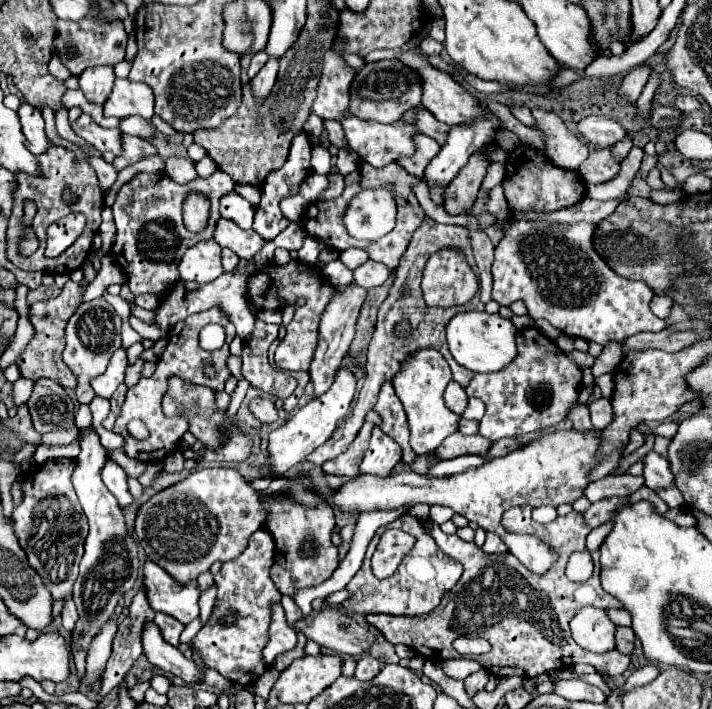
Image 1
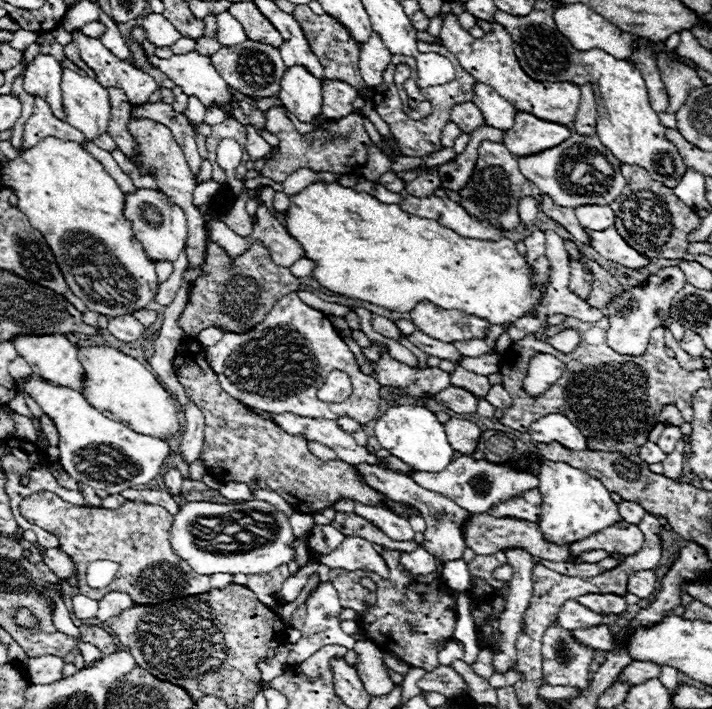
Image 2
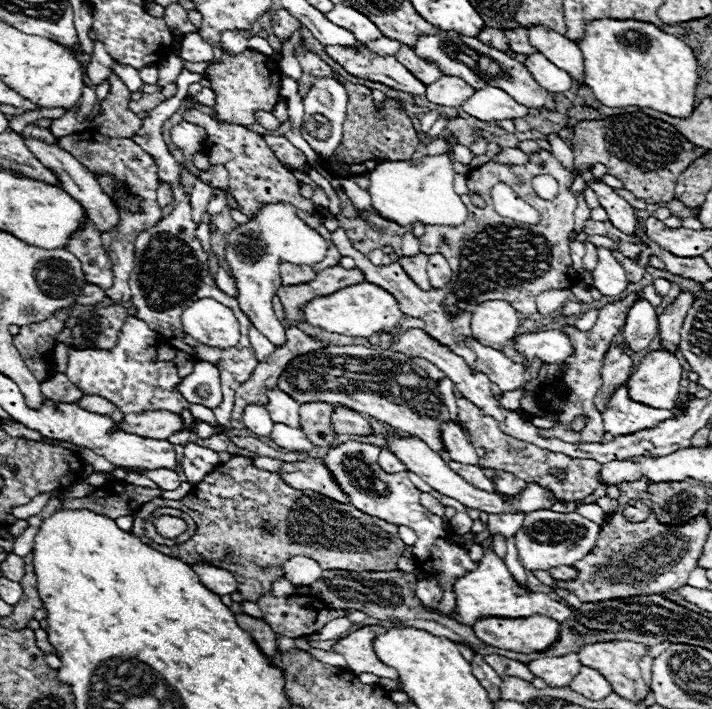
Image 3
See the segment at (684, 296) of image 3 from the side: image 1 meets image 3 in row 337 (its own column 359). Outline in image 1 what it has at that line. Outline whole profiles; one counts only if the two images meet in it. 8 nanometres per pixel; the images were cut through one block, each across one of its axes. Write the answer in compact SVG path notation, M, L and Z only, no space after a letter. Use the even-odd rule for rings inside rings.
M364 656L364 658L358 660L358 664L356 664L354 678L358 678L358 680L370 680L370 678L374 678L378 672L380 672L378 660L374 660L372 656Z

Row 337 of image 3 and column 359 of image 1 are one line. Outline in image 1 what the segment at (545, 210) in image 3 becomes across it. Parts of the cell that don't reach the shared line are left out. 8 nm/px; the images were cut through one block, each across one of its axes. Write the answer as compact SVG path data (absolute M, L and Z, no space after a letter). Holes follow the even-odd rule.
M364 424L358 432L358 436L354 438L354 442L350 444L350 448L334 458L334 460L328 460L322 470L326 474L334 474L334 476L356 476L360 472L360 462L362 462L362 456L364 452L368 450L368 440L370 440L370 432L372 432L372 424Z

